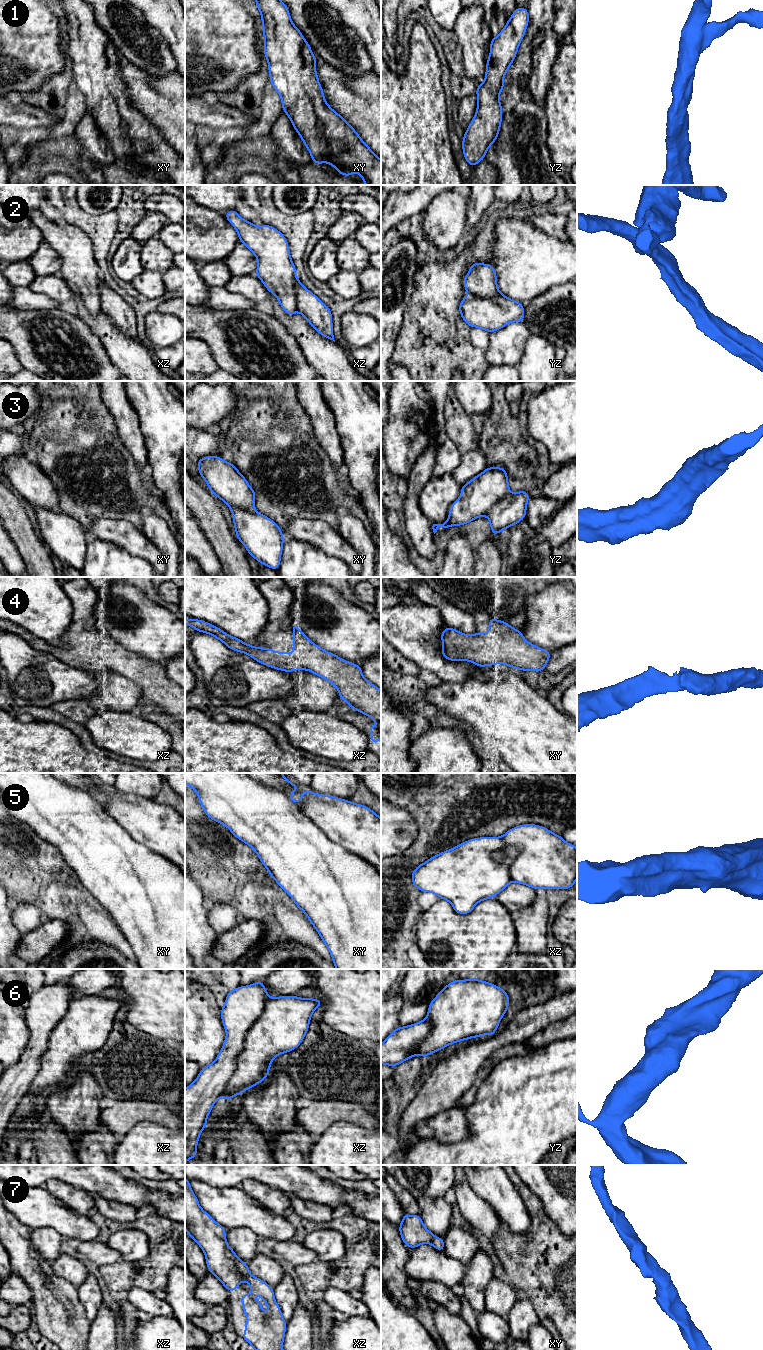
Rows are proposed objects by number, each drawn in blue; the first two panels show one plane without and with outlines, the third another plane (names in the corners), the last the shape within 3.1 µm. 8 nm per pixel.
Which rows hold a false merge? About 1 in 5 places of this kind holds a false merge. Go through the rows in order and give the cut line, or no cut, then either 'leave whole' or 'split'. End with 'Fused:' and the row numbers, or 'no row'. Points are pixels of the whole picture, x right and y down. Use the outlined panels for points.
1: cut none; leave whole
2: cut none; leave whole
3: cut none; leave whole
4: cut none; leave whole
5: cut none; leave whole
6: cut none; leave whole
7: cut none; leave whole
Fused: no row

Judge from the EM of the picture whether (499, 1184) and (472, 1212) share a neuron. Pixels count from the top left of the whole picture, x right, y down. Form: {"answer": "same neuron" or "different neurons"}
{"answer": "same neuron"}

